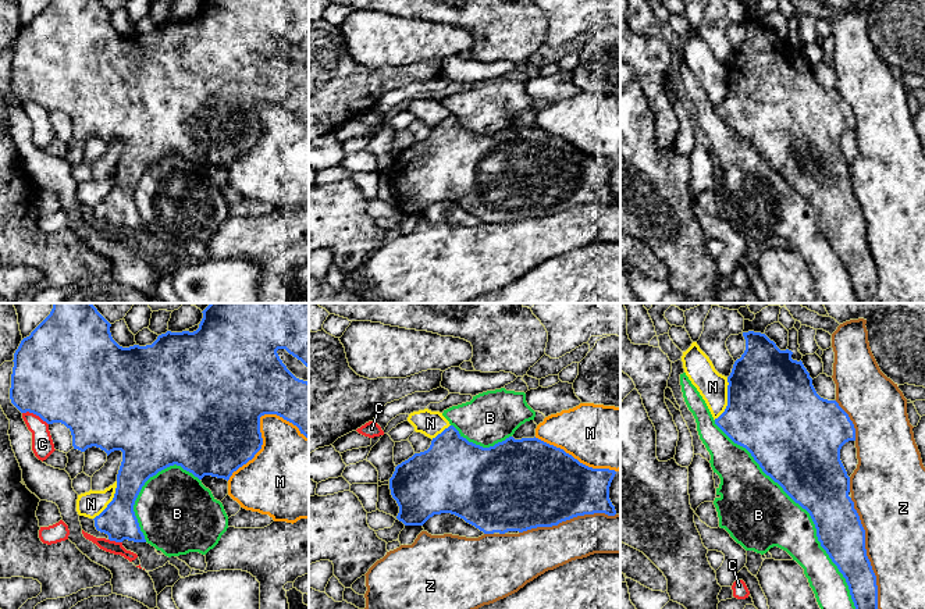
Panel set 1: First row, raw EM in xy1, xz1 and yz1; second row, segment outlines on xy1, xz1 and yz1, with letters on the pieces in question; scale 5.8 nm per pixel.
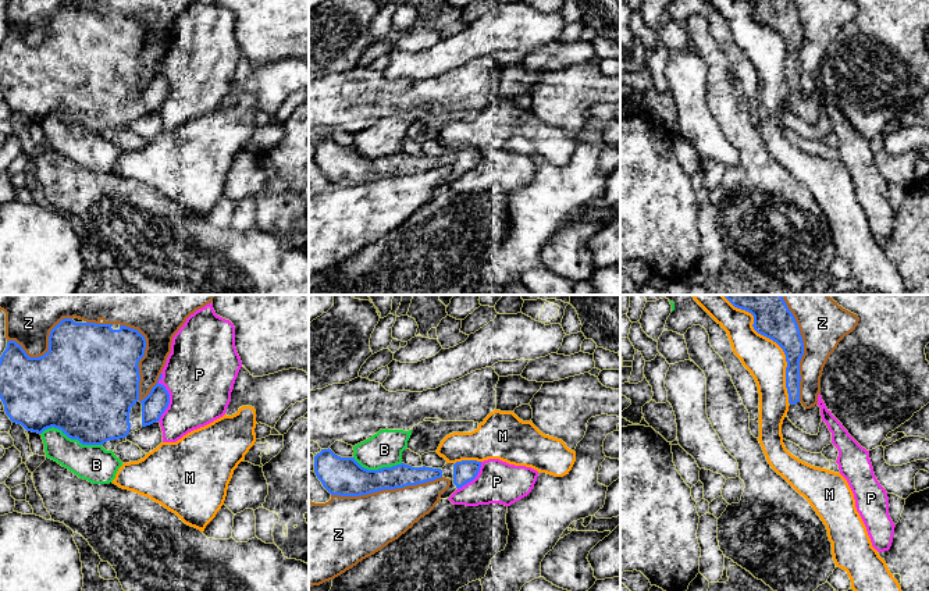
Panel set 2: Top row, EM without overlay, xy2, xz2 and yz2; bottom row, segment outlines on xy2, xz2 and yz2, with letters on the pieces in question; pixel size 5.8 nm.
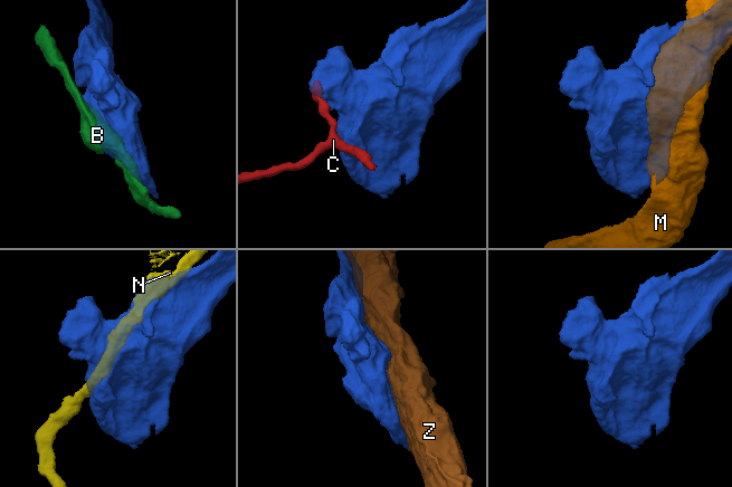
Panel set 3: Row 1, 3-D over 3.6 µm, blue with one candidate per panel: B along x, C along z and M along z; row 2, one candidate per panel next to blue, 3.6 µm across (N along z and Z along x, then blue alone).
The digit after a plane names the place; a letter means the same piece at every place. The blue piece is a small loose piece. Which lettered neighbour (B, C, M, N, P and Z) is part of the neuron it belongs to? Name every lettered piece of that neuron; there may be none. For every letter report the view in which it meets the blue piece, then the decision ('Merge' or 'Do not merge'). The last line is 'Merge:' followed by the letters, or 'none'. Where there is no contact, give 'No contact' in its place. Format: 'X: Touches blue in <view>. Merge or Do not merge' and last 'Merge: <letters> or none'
B: Touches blue in yz1. Do not merge
C: Touches blue in xy1. Do not merge
M: Touches blue in xy1. Do not merge
N: Touches blue in yz1. Do not merge
P: Touches blue in xy2. Do not merge
Z: Touches blue in xy2. Do not merge
Merge: none

